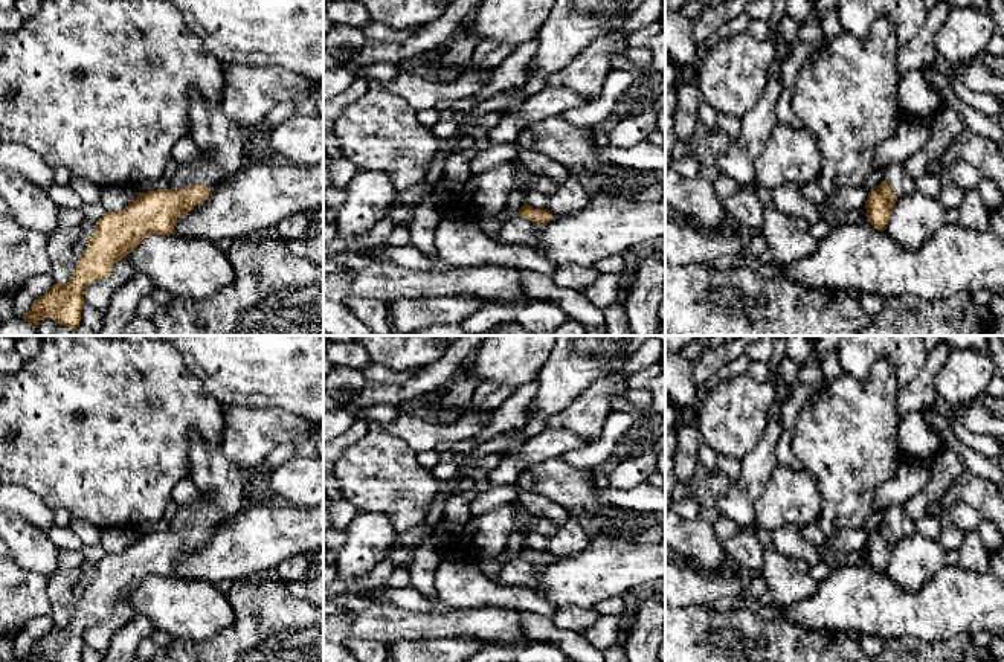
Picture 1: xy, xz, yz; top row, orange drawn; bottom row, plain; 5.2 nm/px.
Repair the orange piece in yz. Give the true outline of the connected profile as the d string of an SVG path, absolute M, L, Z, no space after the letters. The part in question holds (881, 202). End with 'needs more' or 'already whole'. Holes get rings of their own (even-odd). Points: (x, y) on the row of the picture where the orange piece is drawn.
M903 162L887 168L883 182L871 192L865 203L867 221L877 230L885 230L896 201L917 191L917 182L908 174Z | needs more

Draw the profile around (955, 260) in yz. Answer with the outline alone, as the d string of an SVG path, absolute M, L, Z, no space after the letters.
M1004 198L990 210L990 226L983 232L946 224L920 249L908 250L868 221L838 224L827 238L819 241L812 255L781 267L784 279L804 290L858 288L883 299L906 294L946 299L978 290L1004 296Z

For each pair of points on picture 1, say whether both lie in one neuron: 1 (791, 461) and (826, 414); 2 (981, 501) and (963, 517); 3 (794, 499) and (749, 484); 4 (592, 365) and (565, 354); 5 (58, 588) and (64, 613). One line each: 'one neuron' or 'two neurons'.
1: two neurons
2: two neurons
3: two neurons
4: one neuron
5: one neuron

